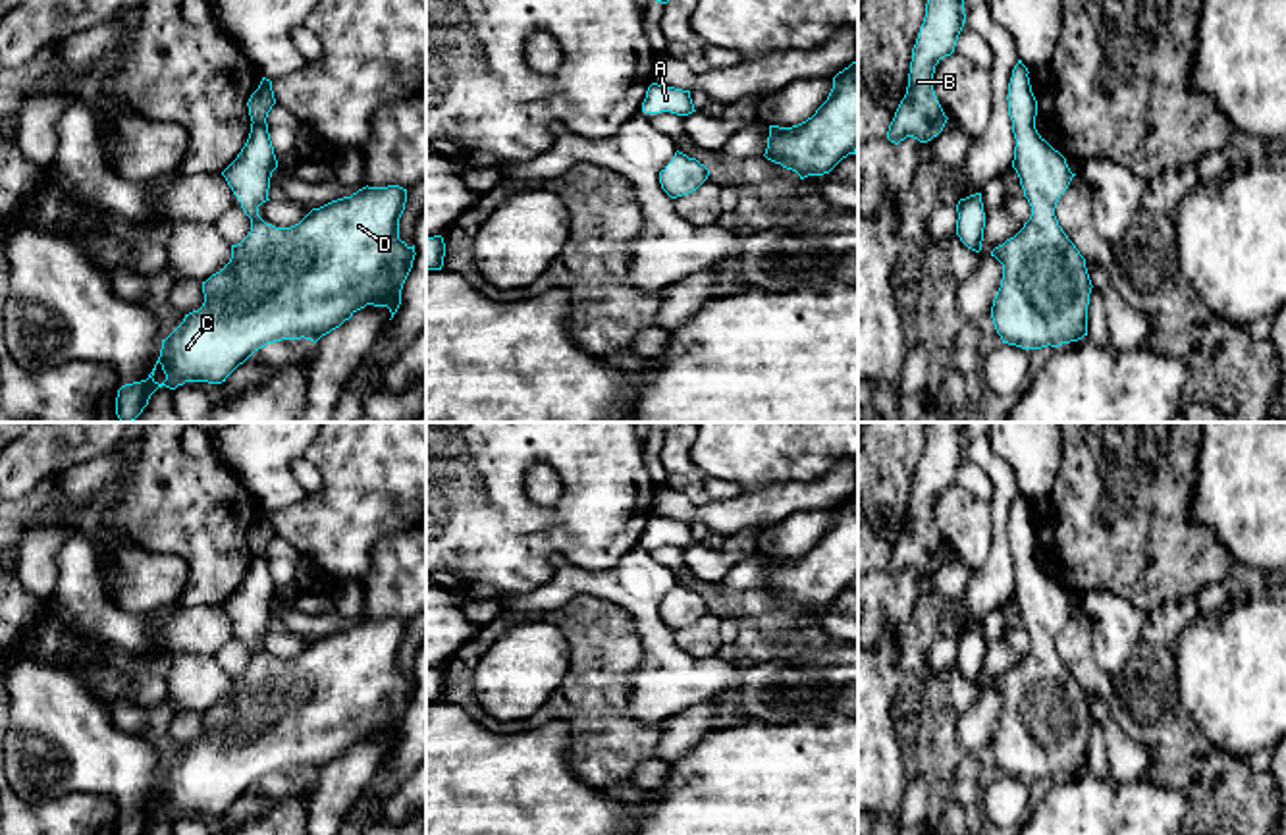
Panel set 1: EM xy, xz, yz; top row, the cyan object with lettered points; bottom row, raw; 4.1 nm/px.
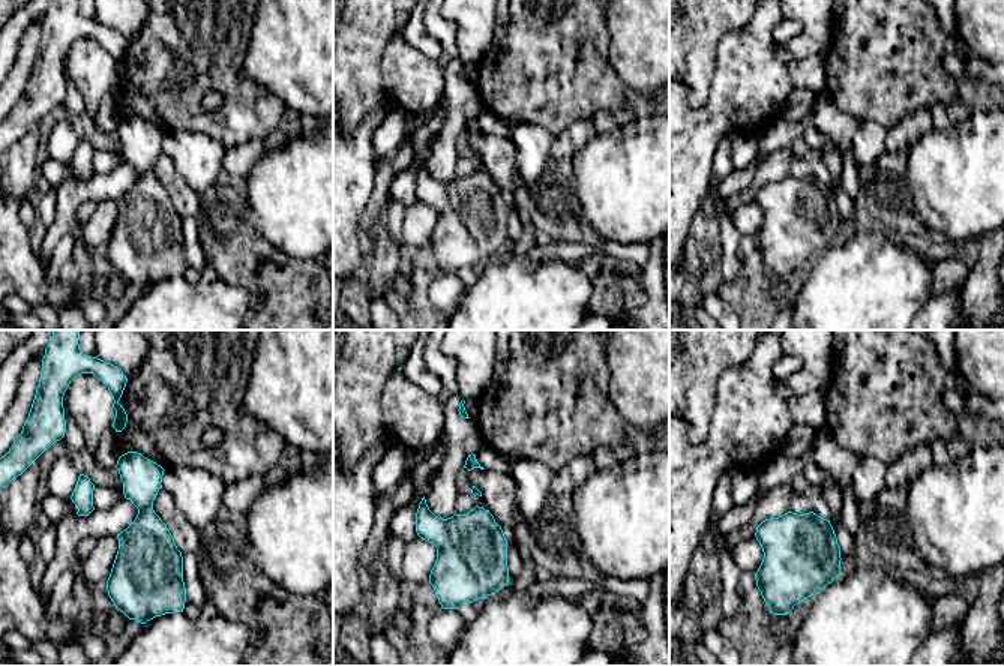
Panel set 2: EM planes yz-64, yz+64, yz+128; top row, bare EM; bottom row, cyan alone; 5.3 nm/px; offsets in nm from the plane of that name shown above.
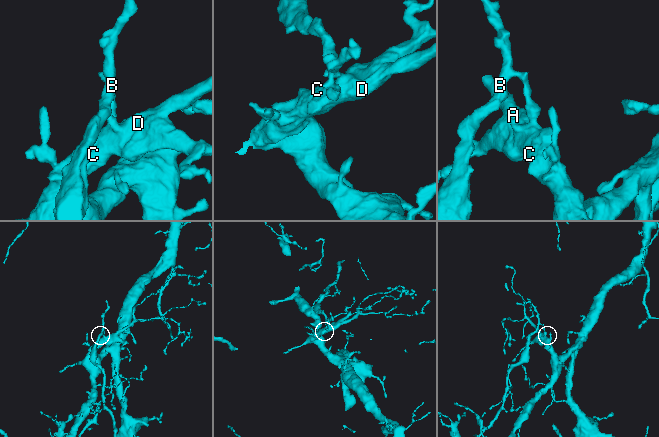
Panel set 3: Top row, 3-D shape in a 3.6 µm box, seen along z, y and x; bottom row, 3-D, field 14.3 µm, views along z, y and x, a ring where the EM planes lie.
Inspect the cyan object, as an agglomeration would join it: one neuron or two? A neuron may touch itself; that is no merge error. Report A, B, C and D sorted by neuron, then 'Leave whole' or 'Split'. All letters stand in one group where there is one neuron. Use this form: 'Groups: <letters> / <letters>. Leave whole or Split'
Groups: A C D / B. Split

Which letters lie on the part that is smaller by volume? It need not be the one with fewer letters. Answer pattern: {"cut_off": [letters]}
{"cut_off": ["B"]}

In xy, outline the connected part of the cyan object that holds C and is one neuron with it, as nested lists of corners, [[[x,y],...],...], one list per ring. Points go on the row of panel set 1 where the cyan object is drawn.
[[[366,185],[351,197],[312,208],[291,228],[270,228],[258,216],[262,202],[256,197],[247,199],[241,208],[251,218],[249,235],[231,245],[229,262],[202,282],[202,307],[185,314],[162,339],[148,378],[118,390],[120,422],[133,422],[162,386],[175,390],[185,382],[222,384],[266,343],[301,337],[316,343],[366,305],[388,307],[393,318],[416,255],[415,245],[399,239],[405,202],[407,189],[399,185]]]

